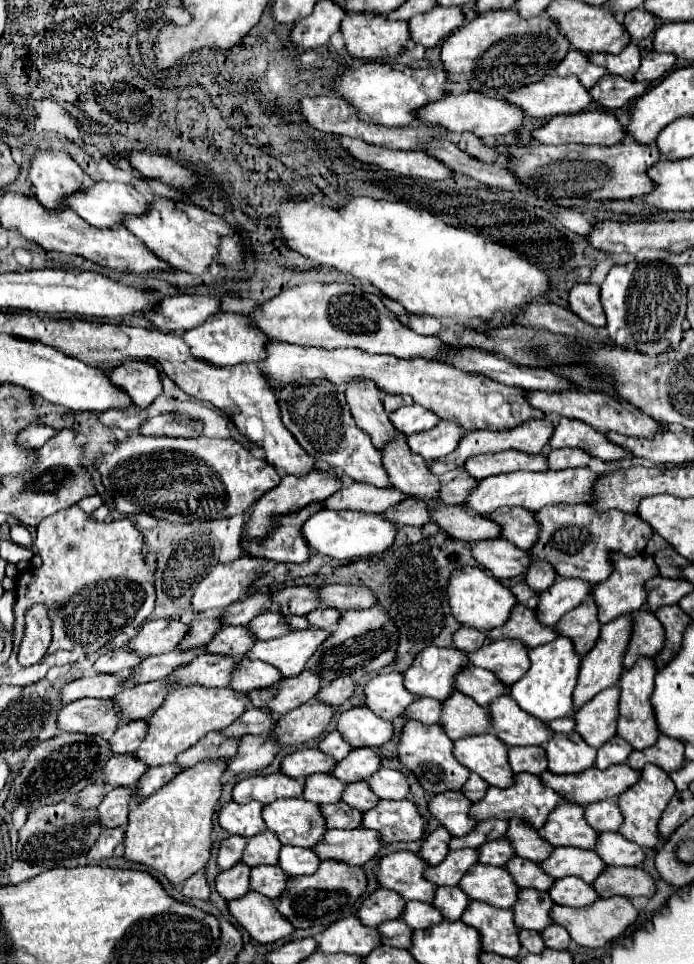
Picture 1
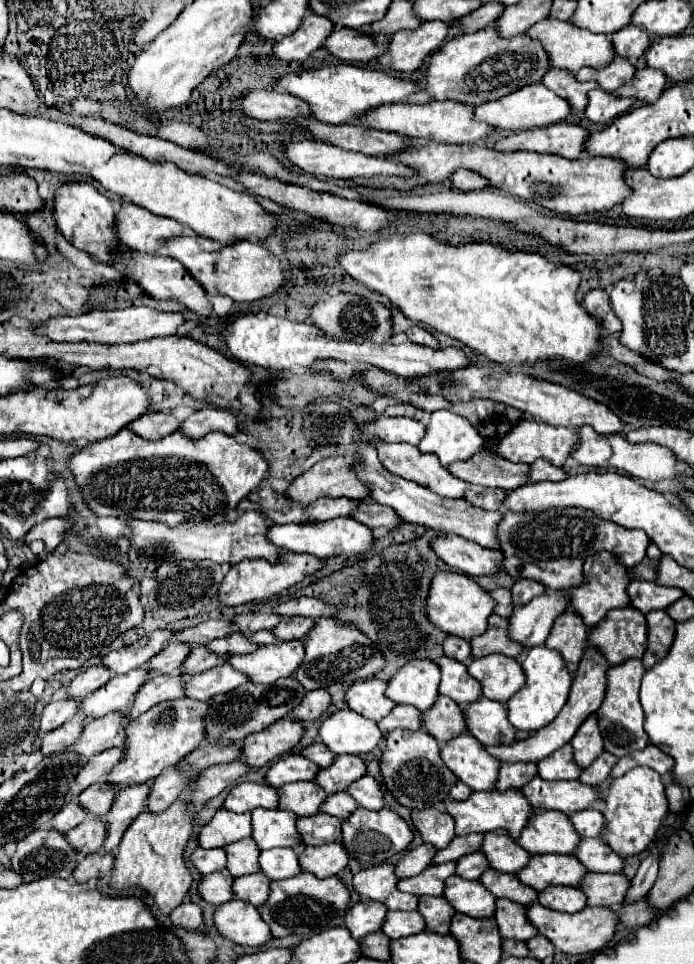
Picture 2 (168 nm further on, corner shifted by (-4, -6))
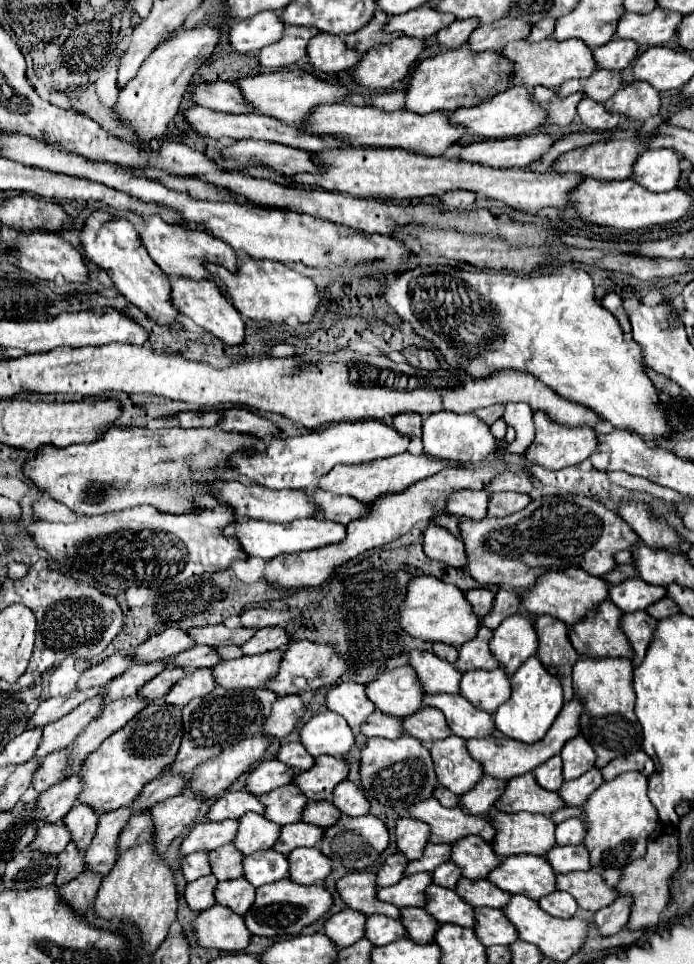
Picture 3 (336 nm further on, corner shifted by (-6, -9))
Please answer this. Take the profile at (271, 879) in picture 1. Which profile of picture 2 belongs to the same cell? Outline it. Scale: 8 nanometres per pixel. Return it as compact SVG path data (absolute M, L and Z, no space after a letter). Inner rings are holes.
M254 872L248 876L234 878L232 892L234 892L234 898L260 906L264 904L264 898L268 898L268 886L270 886L270 880L264 878L264 874Z

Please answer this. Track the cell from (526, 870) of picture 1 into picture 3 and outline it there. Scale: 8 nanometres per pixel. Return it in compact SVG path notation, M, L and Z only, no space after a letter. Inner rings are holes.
M462 877L456 885L456 891L464 901L468 901L474 907L498 907L498 909L502 909L502 905L506 905L506 901L510 899L510 893L500 891L488 879L470 881L470 879Z

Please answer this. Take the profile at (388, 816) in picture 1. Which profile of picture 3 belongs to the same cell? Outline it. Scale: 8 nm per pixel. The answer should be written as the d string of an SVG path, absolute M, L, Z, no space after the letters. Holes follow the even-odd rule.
M342 815L340 821L332 827L326 829L324 839L320 843L320 851L330 857L334 863L338 859L338 863L342 863L348 869L354 871L364 871L366 867L370 867L378 855L382 855L390 845L390 831L386 827L384 821L380 821L374 815L364 815L364 817L346 817Z

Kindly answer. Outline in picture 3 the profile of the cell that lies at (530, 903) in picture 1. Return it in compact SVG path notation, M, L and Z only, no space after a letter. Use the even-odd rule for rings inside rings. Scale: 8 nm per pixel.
M480 907L476 909L476 935L480 941L490 947L490 945L510 945L518 939L518 931L510 921L506 921L506 915L502 909L490 909L490 907Z

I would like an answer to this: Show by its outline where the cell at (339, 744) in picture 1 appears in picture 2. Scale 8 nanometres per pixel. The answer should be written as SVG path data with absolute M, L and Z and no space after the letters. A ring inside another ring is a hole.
M314 742L314 744L306 746L300 754L302 754L302 756L306 756L310 762L318 764L320 768L330 766L330 764L332 764L332 760L334 760L334 754L332 754L332 752L330 752L322 742Z

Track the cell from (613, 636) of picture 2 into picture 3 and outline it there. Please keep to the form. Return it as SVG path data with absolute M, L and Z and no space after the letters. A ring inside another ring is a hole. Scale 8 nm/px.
M604 601L598 611L584 621L576 623L570 629L570 641L580 657L634 657L634 649L630 649L630 641L626 641L626 633L622 633L620 619L622 609L614 603Z

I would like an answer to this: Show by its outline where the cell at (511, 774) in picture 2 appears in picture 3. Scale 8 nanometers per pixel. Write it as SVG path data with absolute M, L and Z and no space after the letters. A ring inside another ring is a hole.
M482 777L478 785L460 797L460 807L474 815L484 815L504 793L508 781L496 781L496 777Z

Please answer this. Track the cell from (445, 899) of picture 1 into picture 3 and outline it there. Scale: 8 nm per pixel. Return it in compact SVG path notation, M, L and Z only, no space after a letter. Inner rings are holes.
M424 907L402 909L402 921L408 929L408 937L412 937L416 943L432 943L434 933L440 927L440 923Z

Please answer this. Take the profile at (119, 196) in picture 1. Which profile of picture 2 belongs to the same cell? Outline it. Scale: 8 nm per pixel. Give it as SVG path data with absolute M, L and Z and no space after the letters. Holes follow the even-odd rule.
M122 204L122 210L118 212L116 232L120 236L120 242L128 248L136 252L156 254L164 240L184 236L186 228L172 218L156 216L136 204Z

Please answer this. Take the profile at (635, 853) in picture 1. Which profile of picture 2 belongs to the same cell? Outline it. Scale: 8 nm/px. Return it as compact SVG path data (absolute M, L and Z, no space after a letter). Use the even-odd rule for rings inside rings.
M582 838L574 850L574 858L584 864L588 872L620 872L624 868L624 858L612 854L600 838Z

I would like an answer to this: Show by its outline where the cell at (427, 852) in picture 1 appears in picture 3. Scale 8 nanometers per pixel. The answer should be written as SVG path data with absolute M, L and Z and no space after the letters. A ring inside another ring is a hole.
M400 853L390 855L384 863L384 867L378 871L378 885L388 887L388 885L398 883L404 877L404 871L406 871L408 863L410 861L406 861L406 857L400 857Z

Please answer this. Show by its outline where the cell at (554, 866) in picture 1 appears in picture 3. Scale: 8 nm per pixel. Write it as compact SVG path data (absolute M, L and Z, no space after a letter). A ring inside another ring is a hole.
M514 855L506 857L490 875L488 881L498 889L508 891L512 895L526 895L534 901L542 899L548 893L554 893L554 869L546 857L534 855Z

